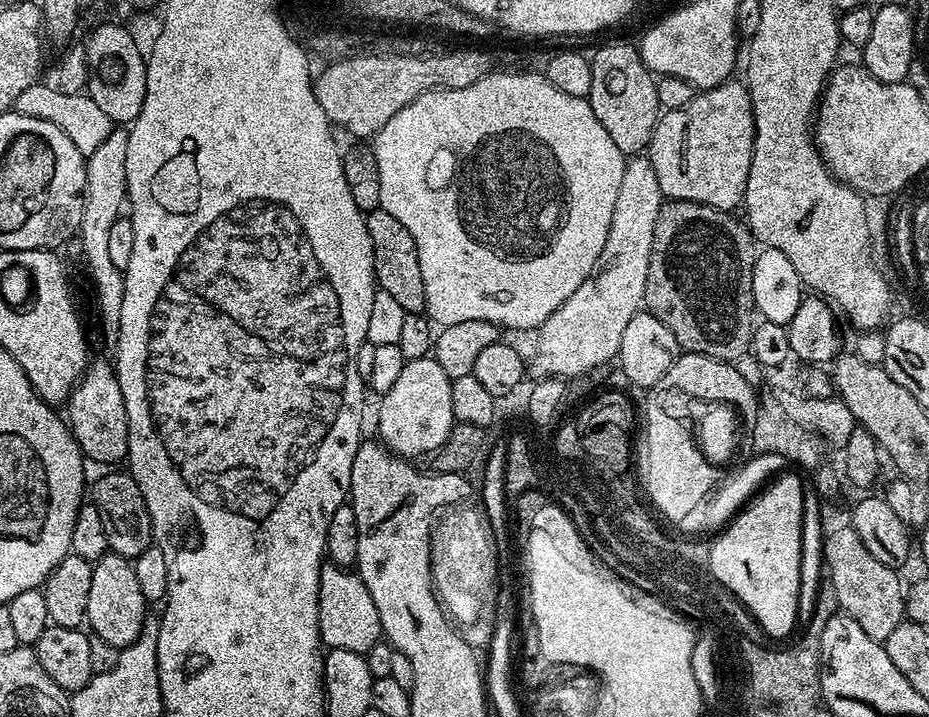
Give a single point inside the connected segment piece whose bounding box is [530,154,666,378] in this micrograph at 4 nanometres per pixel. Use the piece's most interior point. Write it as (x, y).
(586, 331)

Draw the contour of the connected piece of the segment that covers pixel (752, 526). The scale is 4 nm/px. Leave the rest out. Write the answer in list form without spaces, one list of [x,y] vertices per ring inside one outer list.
[[[788,475],[773,479],[747,507],[737,512],[727,527],[715,537],[717,540],[711,541],[709,550],[714,578],[731,595],[748,600],[748,605],[756,611],[758,622],[763,622],[767,631],[787,631],[790,610],[799,608],[800,543],[806,503],[799,478]]]

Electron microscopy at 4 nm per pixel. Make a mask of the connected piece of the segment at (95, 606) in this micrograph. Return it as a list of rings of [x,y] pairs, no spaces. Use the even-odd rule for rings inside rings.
[[[109,550],[103,558],[93,563],[90,602],[86,602],[88,611],[86,624],[95,636],[104,639],[110,646],[117,649],[130,646],[144,629],[146,619],[144,607],[146,607],[146,601],[138,586],[138,574],[134,574],[133,561]]]

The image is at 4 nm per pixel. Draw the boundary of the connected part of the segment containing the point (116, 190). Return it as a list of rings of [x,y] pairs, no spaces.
[[[113,127],[110,138],[86,158],[86,190],[84,209],[78,233],[88,272],[96,283],[96,312],[100,315],[100,332],[108,350],[118,346],[118,334],[122,326],[122,298],[124,297],[124,273],[110,262],[109,235],[116,220],[121,219],[126,208],[128,187],[126,186],[126,142],[127,131],[123,127]]]

